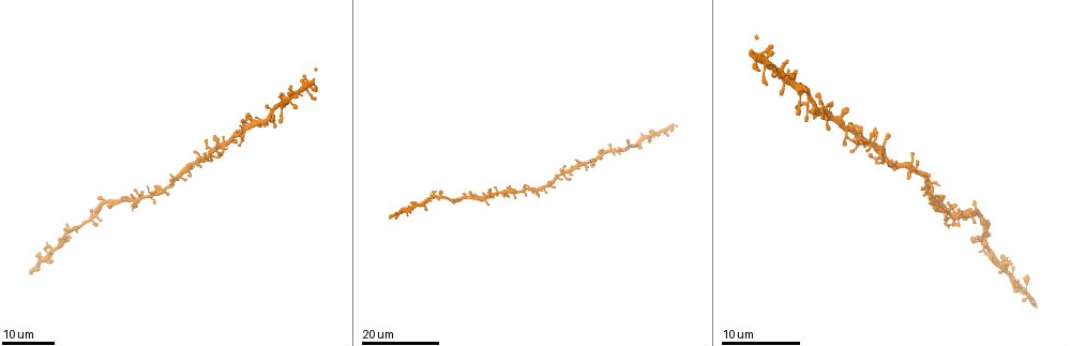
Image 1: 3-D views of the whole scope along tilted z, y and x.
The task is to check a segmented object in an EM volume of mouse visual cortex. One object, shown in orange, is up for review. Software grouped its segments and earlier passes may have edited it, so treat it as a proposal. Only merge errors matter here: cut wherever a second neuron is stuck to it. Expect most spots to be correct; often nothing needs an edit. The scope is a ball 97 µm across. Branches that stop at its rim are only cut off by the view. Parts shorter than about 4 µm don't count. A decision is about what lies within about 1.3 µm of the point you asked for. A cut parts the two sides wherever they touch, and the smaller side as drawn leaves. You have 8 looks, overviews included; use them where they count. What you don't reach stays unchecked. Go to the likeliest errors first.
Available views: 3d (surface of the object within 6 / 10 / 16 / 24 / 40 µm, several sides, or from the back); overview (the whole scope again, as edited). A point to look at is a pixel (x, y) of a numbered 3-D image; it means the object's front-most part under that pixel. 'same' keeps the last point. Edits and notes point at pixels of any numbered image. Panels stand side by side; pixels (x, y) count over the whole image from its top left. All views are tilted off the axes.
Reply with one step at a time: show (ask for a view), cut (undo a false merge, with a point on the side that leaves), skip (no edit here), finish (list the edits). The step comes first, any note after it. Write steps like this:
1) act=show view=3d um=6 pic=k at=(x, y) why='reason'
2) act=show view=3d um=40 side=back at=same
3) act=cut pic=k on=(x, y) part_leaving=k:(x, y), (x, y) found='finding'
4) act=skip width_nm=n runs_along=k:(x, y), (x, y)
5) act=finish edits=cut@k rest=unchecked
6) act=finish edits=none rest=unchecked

act=show view=3d um=24 pic=1 at=(536, 189) why='two arms in line, one across'

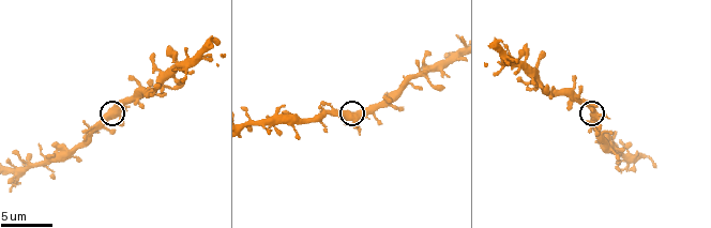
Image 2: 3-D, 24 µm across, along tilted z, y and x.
act=show view=3d um=6 pic=2 at=(354, 113)

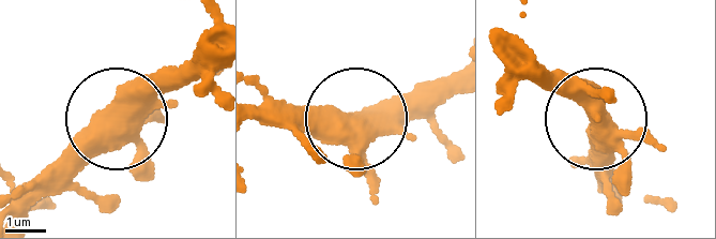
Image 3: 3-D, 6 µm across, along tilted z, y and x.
act=skip width_nm=430 runs_along=3:(121, 125), (105, 128), (47, 181) found='one neuron here'

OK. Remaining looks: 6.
act=show view=3d um=16 pic=1 at=(91, 217) why='three-way junction'

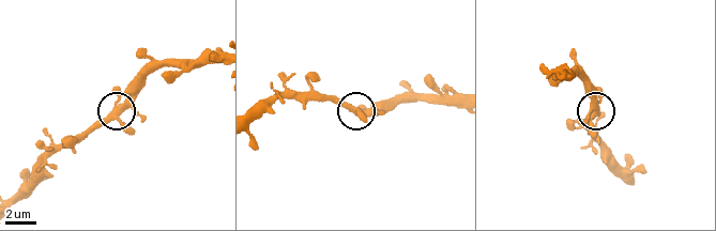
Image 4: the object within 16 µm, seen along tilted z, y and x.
act=show view=3d um=6 pic=4 at=(355, 108) why='closer look'

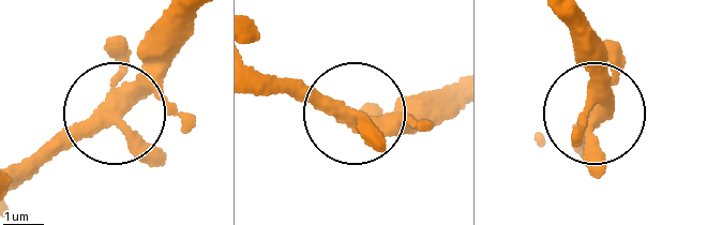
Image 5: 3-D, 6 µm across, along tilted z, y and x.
act=skip width_nm=340 runs_along=5:(193, 12), (139, 93), (28, 165) found='continuous, no second neuron'

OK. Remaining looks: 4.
act=show view=3d um=10 pic=2 at=(263, 119) why='calibre changes'

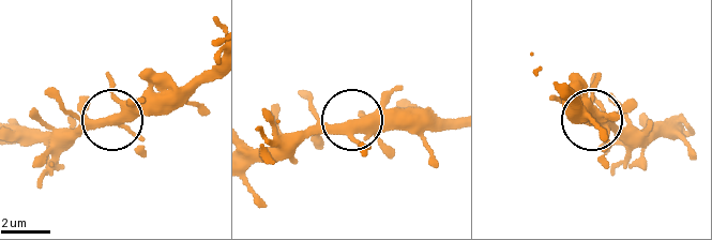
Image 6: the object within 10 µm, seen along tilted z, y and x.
act=skip arms=4 runs_along=6:(452, 117), (350, 121), (287, 134) found='continuous, no second neuron'

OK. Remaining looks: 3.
act=show view=3d um=16 pic=2 at=(426, 72)

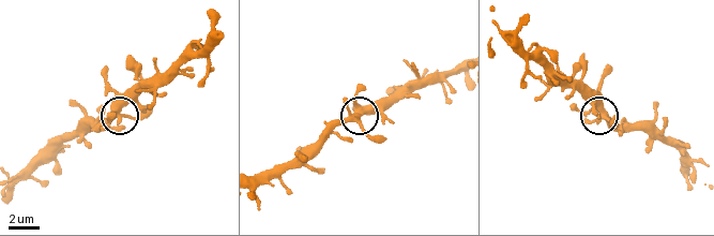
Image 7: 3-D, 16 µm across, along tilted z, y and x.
act=show view=3d um=6 pic=7 at=(121, 113)

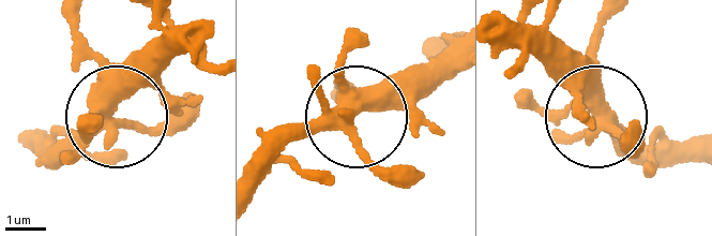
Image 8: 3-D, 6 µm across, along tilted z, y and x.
act=skip runs_along=8:(260, 171), (308, 133), (350, 121), (407, 188) found='continuous, no second neuron'

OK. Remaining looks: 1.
act=finish edits=none rest=unchecked

